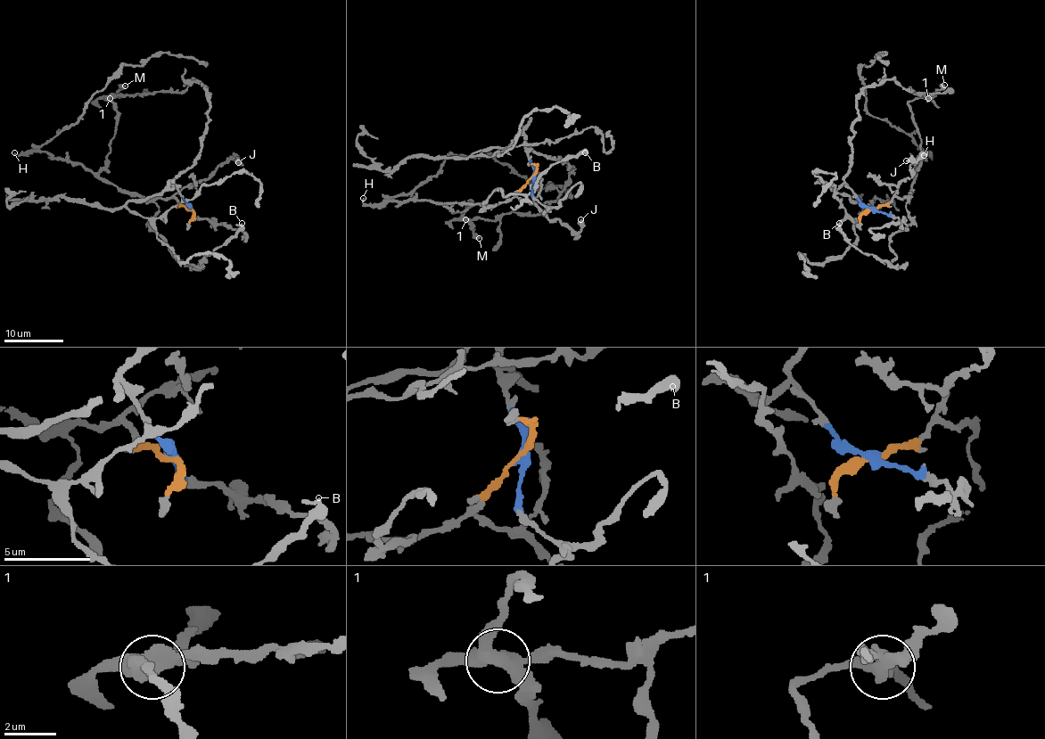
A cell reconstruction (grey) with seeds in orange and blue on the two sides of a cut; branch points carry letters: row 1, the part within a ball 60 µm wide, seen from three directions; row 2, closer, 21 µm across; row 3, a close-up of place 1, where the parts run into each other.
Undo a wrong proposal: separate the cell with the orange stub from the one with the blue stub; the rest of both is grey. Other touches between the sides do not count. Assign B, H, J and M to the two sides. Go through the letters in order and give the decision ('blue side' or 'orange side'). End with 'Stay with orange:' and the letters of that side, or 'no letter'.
B: orange side
H: orange side
J: orange side
M: orange side
Stay with orange: B, H, J, M

